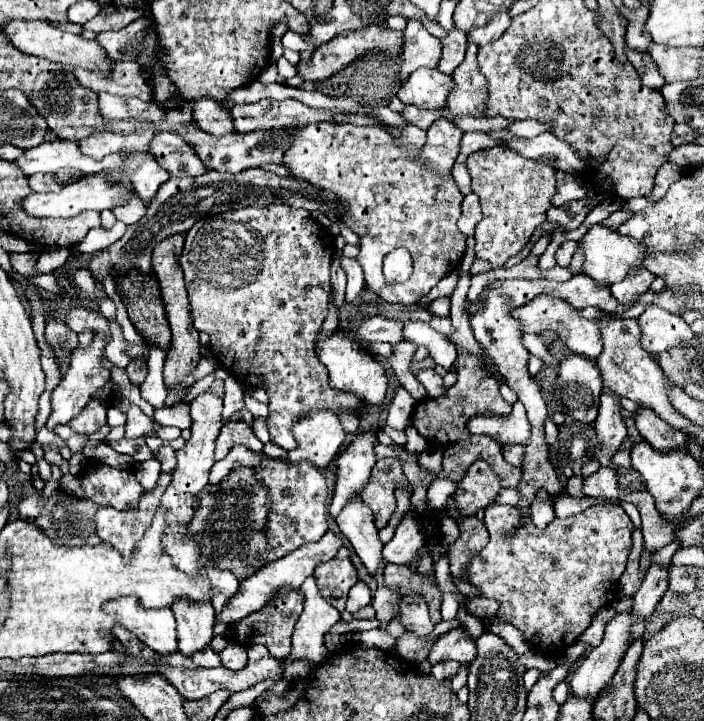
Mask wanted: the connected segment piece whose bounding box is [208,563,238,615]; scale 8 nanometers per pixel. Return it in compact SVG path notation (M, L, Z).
M208 565L208 577L214 585L214 589L218 589L216 597L212 599L212 605L214 605L214 611L216 615L222 611L222 605L236 593L238 589L238 581L236 581L236 575L230 573L230 571L222 571L218 569L216 565Z

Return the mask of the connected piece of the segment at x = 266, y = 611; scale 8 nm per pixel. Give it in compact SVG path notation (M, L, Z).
M300 591L280 593L280 597L276 597L276 601L272 601L272 605L264 605L264 609L260 609L258 613L252 613L246 619L228 625L226 637L242 647L250 647L256 643L264 645L274 659L286 659L288 653L292 651L292 631L302 613L302 601L304 601L304 597L300 597Z

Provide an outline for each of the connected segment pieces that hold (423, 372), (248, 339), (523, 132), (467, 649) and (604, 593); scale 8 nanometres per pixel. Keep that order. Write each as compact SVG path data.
M420 369L420 371L414 371L414 375L416 375L416 379L424 385L426 393L428 393L430 397L444 397L444 393L448 391L448 389L444 387L442 377L440 377L438 373L434 373L432 369Z
M290 205L244 207L196 221L186 233L184 251L180 255L196 331L206 331L210 335L210 353L224 365L224 371L236 375L236 381L268 393L270 413L266 417L266 427L270 441L286 451L296 447L290 433L292 423L312 409L328 409L336 415L340 411L350 411L354 415L364 413L360 397L338 393L328 385L328 369L314 351L324 317L328 315L332 255L334 245L328 229L316 223L308 211Z
M514 121L510 125L510 131L518 137L536 137L540 133L552 133L548 123L540 123L540 121Z
M456 627L438 637L438 641L430 649L428 661L438 663L454 659L458 663L470 663L474 657L476 657L474 639L466 631L466 627Z
M492 503L486 509L484 523L490 531L490 543L472 559L468 567L470 583L478 587L484 597L502 603L498 619L518 627L536 651L558 661L580 633L590 627L596 611L618 597L618 581L632 549L634 525L630 517L620 505L596 505L578 515L554 519L546 529L538 529L528 517L520 517L514 507Z

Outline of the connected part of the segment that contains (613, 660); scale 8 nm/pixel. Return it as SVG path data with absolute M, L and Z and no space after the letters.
M632 611L626 613L618 613L616 617L612 617L604 629L604 639L598 647L594 647L578 665L578 669L572 673L570 679L570 687L572 693L578 697L586 697L590 701L594 701L598 697L598 693L604 689L604 685L608 685L608 681L612 679L612 675L616 673L626 649L628 649L628 629L632 629Z

